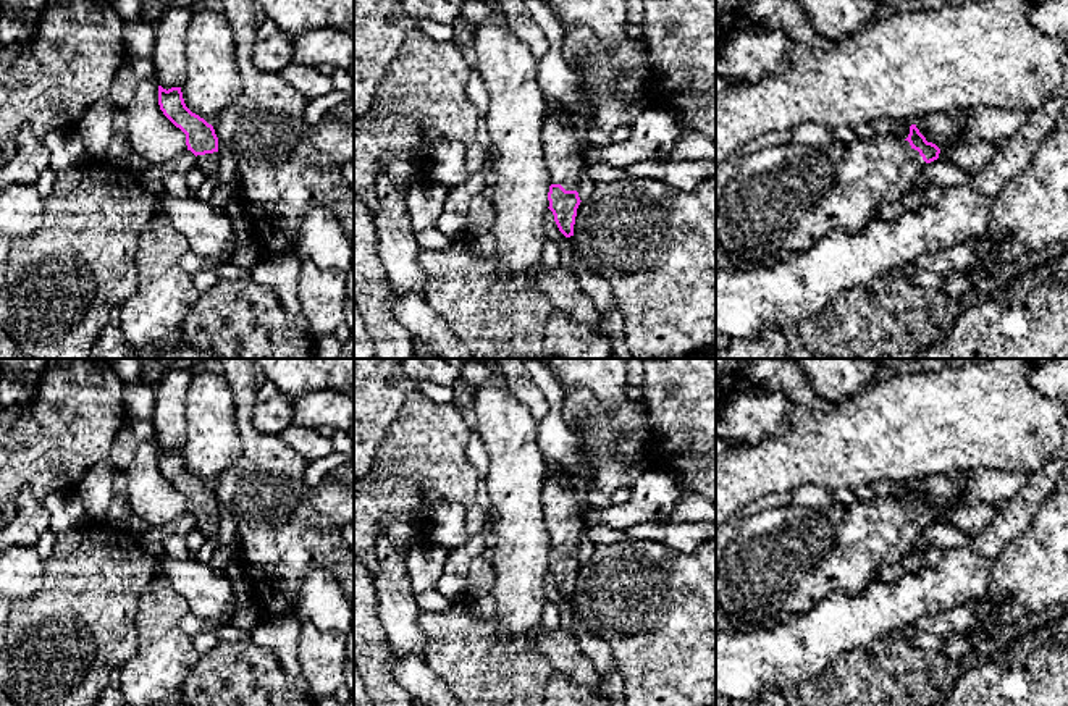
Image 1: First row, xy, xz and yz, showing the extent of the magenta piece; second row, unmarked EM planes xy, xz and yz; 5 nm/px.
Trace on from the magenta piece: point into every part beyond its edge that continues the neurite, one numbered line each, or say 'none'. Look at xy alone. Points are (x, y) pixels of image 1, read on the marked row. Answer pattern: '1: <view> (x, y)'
1: xy (209, 162)

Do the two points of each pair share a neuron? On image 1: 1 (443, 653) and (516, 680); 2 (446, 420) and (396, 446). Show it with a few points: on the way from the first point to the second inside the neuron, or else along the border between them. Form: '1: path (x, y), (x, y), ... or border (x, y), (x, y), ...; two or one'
1: path (461, 653), (472, 656), (498, 677); one
2: path (433, 433), (422, 445), (409, 446); one

